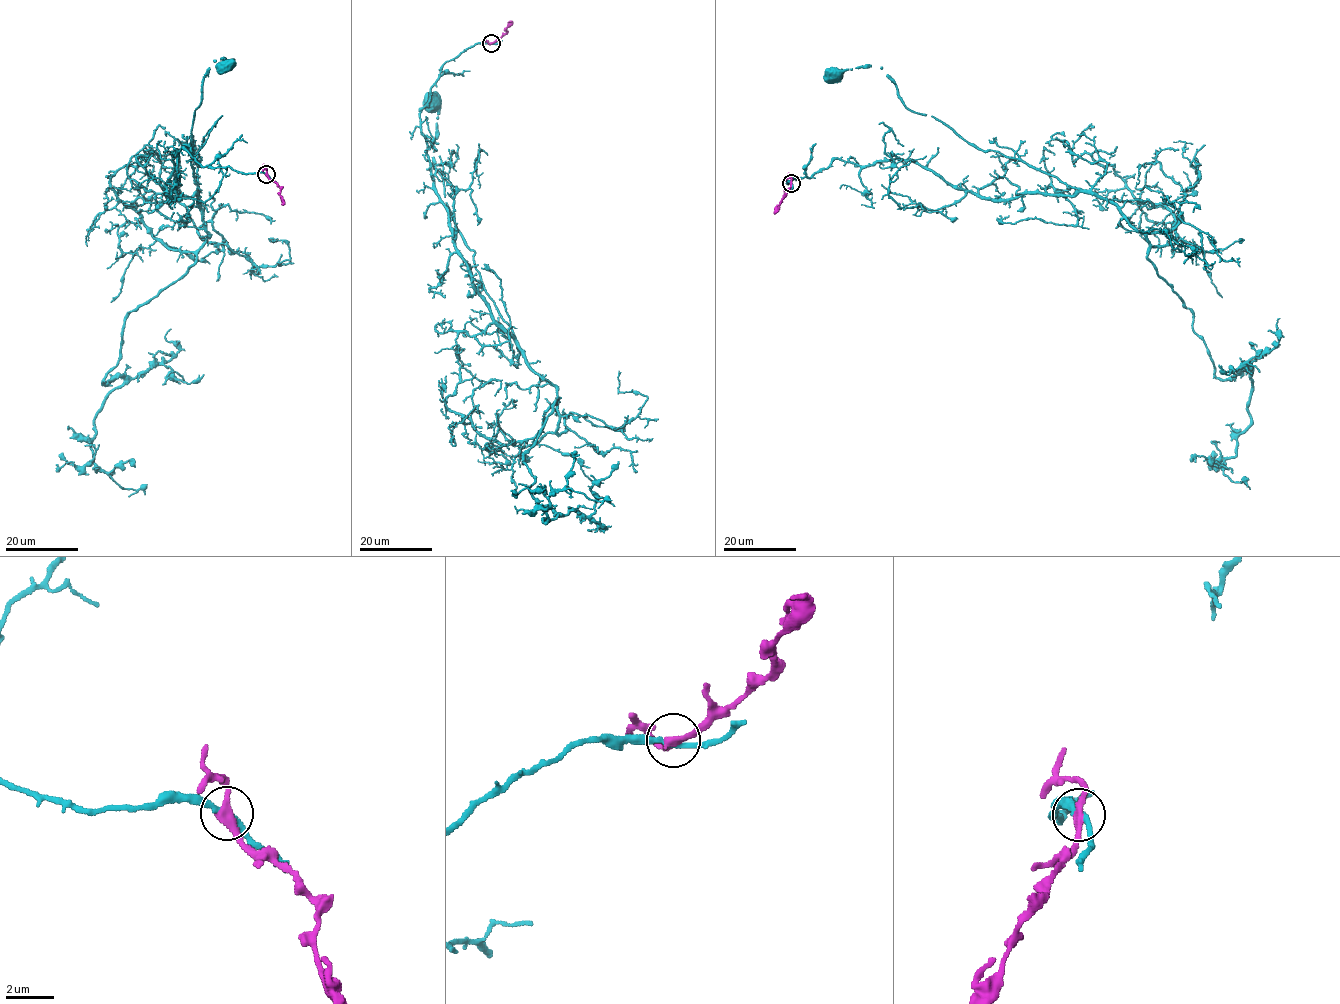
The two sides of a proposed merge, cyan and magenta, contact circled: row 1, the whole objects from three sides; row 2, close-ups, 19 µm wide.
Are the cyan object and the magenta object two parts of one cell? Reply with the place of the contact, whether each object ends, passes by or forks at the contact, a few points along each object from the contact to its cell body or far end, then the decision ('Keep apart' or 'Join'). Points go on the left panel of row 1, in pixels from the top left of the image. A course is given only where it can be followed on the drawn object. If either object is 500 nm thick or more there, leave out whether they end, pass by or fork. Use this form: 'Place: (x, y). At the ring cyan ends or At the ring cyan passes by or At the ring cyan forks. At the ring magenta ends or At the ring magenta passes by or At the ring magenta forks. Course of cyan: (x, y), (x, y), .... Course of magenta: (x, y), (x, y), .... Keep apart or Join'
Place: (266, 174). At the ring cyan passes by. At the ring magenta passes by. Course of cyan: (266, 174), (202, 166), (181, 148), (167, 196), (198, 187), (194, 111), (207, 69), (224, 67). Course of magenta: (266, 174), (279, 187), (283, 205). Keep apart

